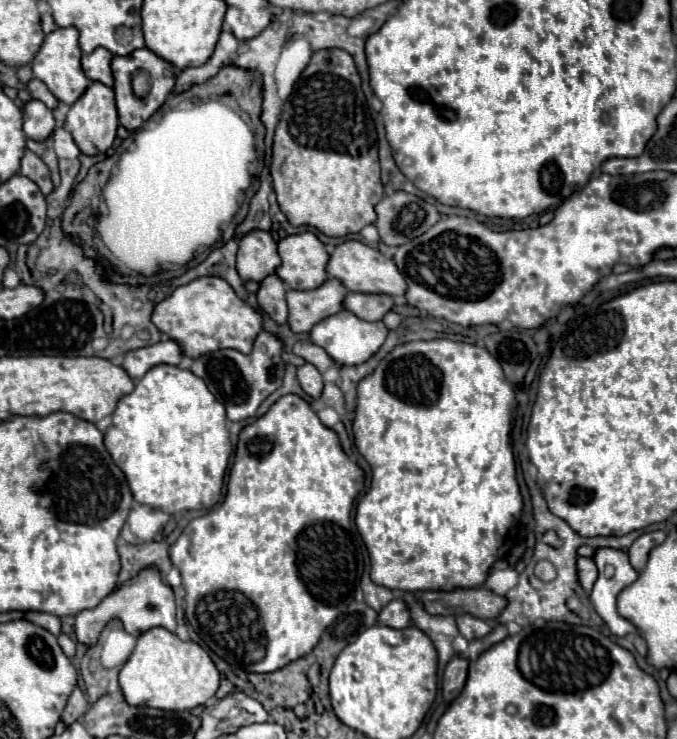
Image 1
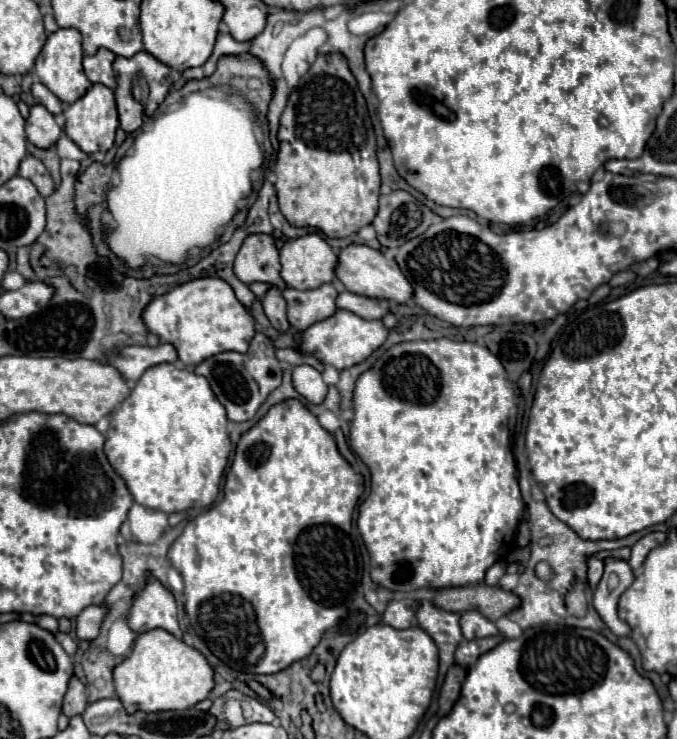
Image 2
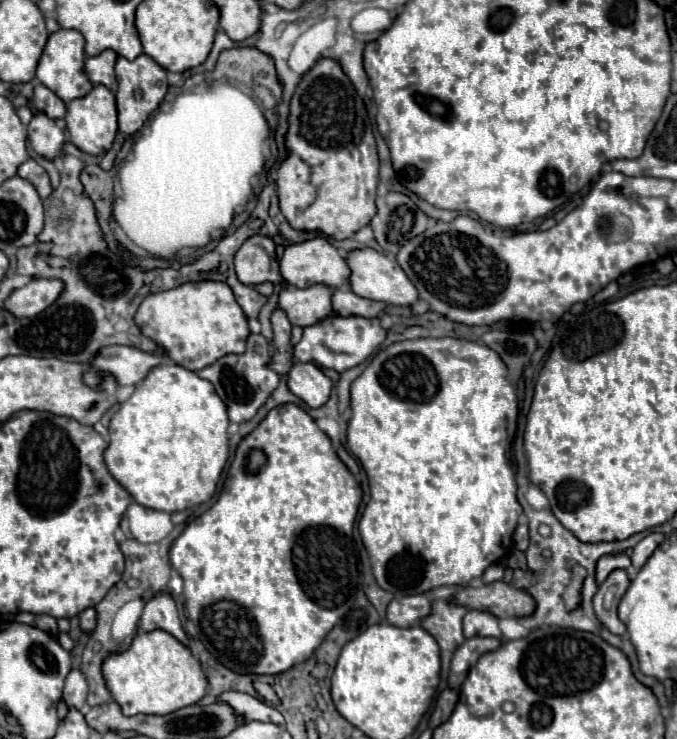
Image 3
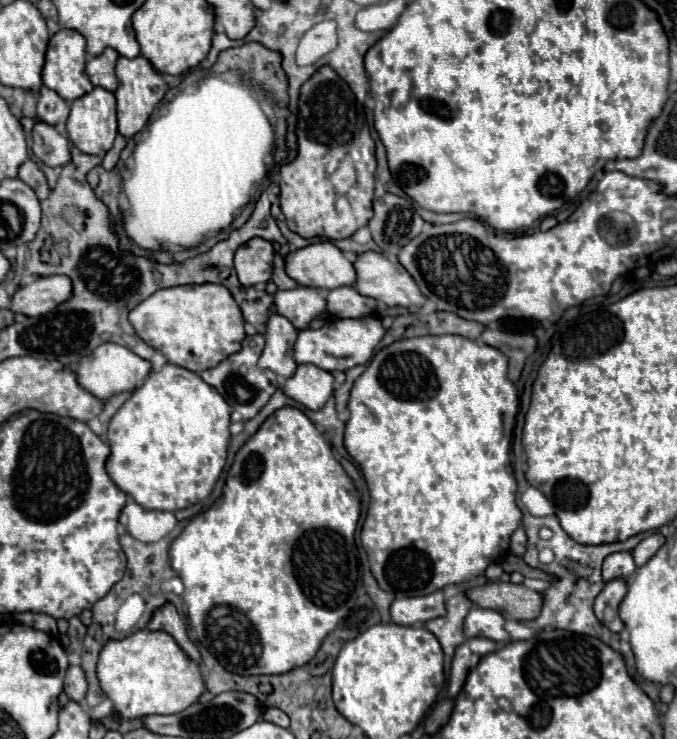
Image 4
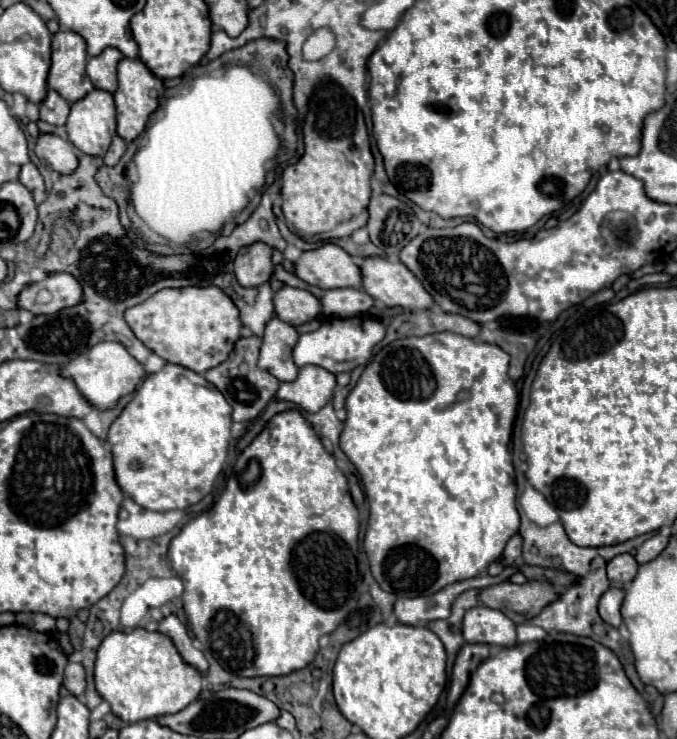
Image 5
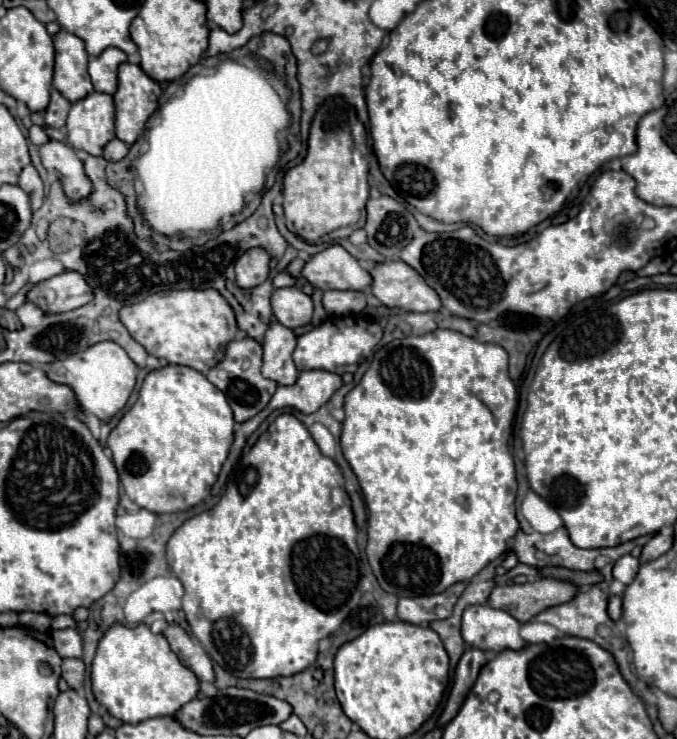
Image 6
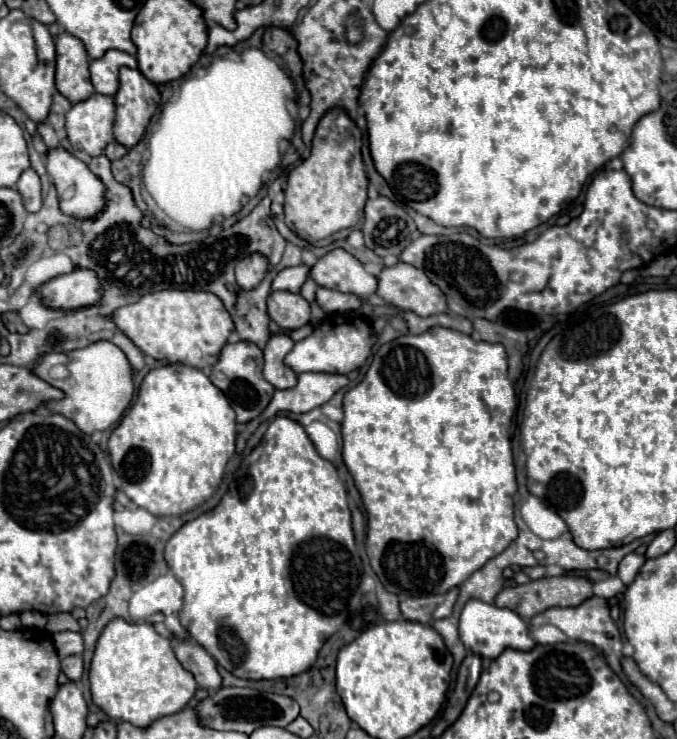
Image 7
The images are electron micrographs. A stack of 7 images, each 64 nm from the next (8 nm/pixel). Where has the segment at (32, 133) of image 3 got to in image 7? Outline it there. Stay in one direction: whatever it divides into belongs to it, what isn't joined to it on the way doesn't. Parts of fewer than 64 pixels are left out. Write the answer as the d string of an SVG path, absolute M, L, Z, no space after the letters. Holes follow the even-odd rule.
M62 146L54 148L54 150L48 150L46 170L54 180L58 200L60 200L60 210L66 216L72 216L76 220L88 220L88 218L96 218L104 210L104 206L106 206L106 198L104 198L106 186L104 186L104 182L94 172L90 172L90 168L82 160L78 160L74 154L64 150Z

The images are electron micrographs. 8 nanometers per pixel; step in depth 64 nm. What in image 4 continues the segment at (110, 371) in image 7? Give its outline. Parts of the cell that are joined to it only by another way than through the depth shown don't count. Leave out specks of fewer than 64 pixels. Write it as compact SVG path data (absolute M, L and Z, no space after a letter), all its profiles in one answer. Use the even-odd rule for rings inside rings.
M106 342L106 344L100 344L98 348L94 348L92 354L84 356L84 360L80 360L78 366L74 368L74 374L78 378L78 384L86 392L96 396L98 400L108 400L108 398L112 398L112 396L116 396L120 392L134 390L138 386L138 382L142 384L144 378L150 374L150 362L136 356L126 346Z

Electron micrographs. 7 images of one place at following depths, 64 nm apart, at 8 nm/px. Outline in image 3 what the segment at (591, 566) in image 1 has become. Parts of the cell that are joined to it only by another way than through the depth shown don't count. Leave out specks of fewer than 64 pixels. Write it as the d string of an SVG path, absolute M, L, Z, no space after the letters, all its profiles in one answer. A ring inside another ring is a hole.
M624 552L602 556L602 558L600 558L600 564L596 566L596 580L598 580L598 584L602 584L612 570L618 570L618 568L628 570L630 566L632 566L632 562L630 562L630 558L628 558Z

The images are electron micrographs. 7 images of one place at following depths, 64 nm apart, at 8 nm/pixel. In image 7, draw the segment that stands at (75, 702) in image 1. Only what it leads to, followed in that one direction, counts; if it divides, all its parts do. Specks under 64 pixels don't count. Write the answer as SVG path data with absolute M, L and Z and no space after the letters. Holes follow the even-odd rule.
M74 654L74 656L66 656L64 660L62 660L62 670L64 670L64 674L70 678L70 680L80 680L80 676L82 676L82 672L84 672L84 666L82 666L82 656L78 656L78 654Z

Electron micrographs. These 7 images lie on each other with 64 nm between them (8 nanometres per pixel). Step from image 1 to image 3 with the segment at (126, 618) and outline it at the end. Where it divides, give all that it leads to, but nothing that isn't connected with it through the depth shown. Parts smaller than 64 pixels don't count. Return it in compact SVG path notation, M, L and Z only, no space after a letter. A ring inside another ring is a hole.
M158 594L158 596L154 596L152 600L146 602L144 612L140 616L140 622L138 622L138 628L146 630L146 632L158 630L158 628L166 630L178 642L188 646L188 636L182 630L182 624L180 624L180 618L178 618L178 610L176 610L176 604L174 604L170 594ZM86 608L82 614L80 614L80 628L84 632L92 632L92 628L96 626L96 610L94 608Z

